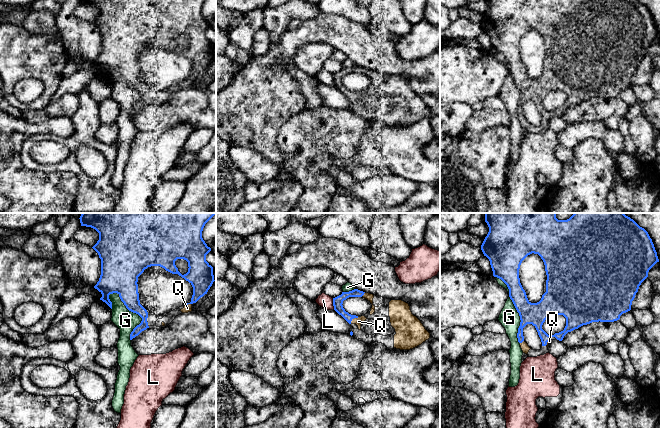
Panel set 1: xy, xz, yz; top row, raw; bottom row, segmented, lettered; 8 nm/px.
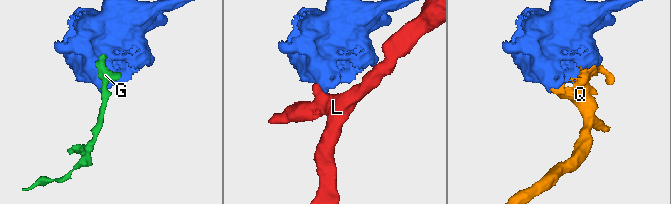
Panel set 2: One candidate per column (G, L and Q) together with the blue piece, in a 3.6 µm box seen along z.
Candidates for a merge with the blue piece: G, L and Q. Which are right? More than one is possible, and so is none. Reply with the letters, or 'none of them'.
Q

